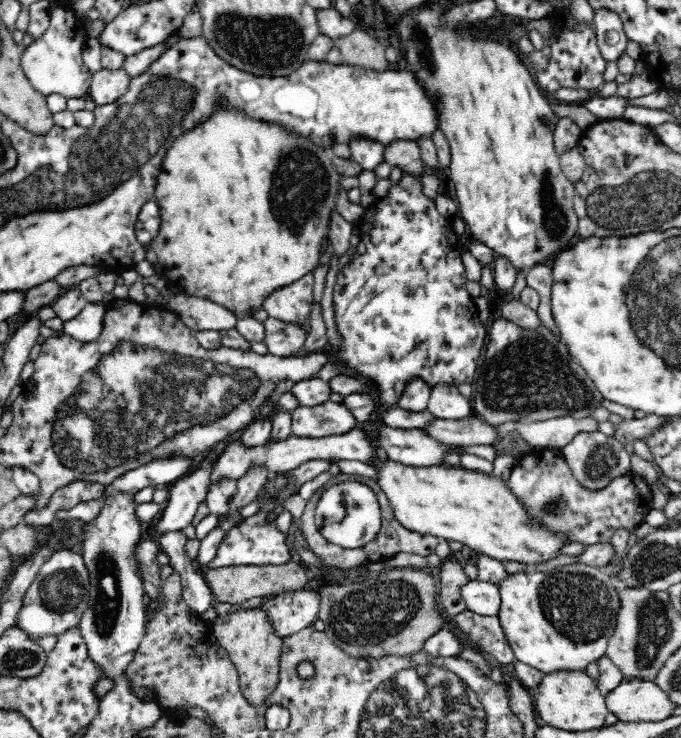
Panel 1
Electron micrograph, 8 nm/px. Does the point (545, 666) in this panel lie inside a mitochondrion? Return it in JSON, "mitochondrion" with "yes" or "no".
{"mitochondrion":"no"}

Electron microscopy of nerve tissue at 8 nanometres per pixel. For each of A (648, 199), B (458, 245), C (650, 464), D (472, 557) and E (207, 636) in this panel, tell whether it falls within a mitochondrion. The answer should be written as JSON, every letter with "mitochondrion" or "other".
{"A":"mitochondrion","B":"other","C":"other","D":"other","E":"other"}

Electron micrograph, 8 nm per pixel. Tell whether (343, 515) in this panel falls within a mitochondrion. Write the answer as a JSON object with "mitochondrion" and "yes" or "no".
{"mitochondrion":"yes"}

